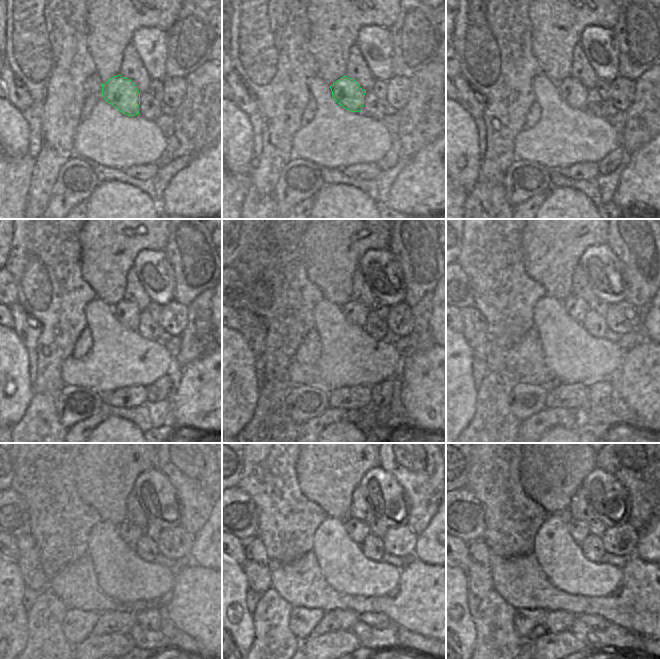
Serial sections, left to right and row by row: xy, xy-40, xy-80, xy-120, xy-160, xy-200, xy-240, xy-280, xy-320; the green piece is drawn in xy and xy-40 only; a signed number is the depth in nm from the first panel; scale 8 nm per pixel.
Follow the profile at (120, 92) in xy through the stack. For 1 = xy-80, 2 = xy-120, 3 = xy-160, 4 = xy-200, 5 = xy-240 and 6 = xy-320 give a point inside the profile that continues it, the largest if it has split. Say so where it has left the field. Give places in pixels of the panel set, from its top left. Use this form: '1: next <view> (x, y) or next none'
1: next xy-80 (572, 91)
2: next xy-120 (128, 314)
3: next xy-160 (355, 312)
4: next xy-200 (577, 308)
5: next xy-240 (130, 532)
6: next xy-320 (579, 530)

